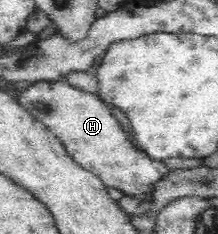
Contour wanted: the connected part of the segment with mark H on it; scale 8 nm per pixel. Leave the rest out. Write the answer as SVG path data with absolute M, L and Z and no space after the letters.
M59 80L57 83L45 83L45 81L39 81L27 91L23 91L23 95L19 97L19 103L34 119L42 121L46 128L62 141L69 155L83 169L95 174L105 187L115 188L123 195L131 196L143 203L154 202L154 193L159 187L157 182L161 181L171 171L171 168L163 160L151 159L142 149L137 149L136 142L133 143L129 134L121 128L121 123L115 119L99 96L77 89L69 85L69 82L61 83Z

